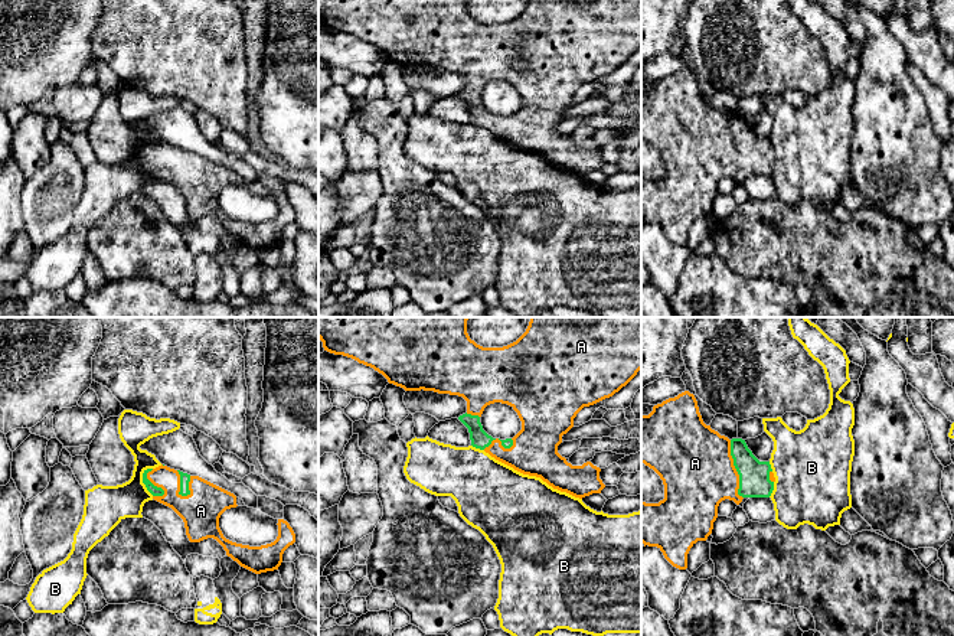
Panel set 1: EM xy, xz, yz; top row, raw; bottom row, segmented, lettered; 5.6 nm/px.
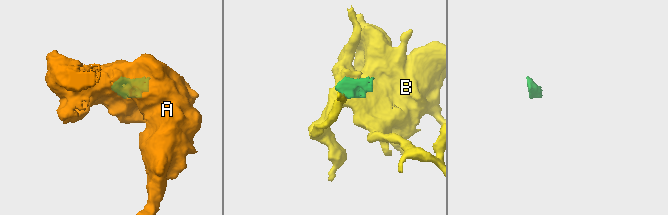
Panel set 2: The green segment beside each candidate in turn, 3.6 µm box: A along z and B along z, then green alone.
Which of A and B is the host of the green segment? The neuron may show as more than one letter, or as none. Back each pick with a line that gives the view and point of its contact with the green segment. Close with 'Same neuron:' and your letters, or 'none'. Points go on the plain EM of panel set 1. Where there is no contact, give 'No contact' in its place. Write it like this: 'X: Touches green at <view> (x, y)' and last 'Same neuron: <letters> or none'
A: Touches green at yz (735, 144)
Same neuron: A

